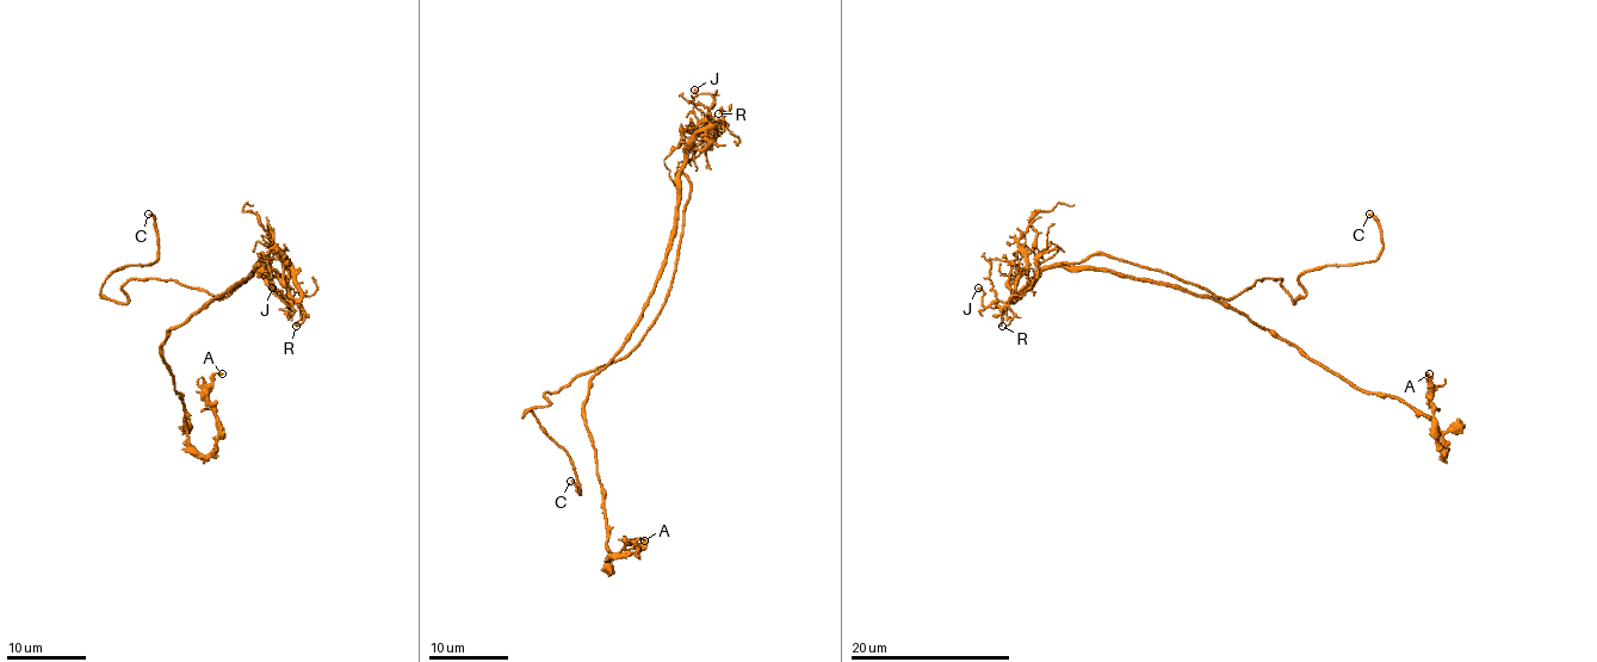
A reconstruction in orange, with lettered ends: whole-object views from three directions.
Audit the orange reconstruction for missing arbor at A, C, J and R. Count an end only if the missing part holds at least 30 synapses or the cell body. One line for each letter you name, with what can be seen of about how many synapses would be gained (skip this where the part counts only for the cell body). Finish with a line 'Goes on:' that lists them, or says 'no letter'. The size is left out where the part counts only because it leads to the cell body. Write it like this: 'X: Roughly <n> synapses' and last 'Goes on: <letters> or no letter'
Goes on: C

